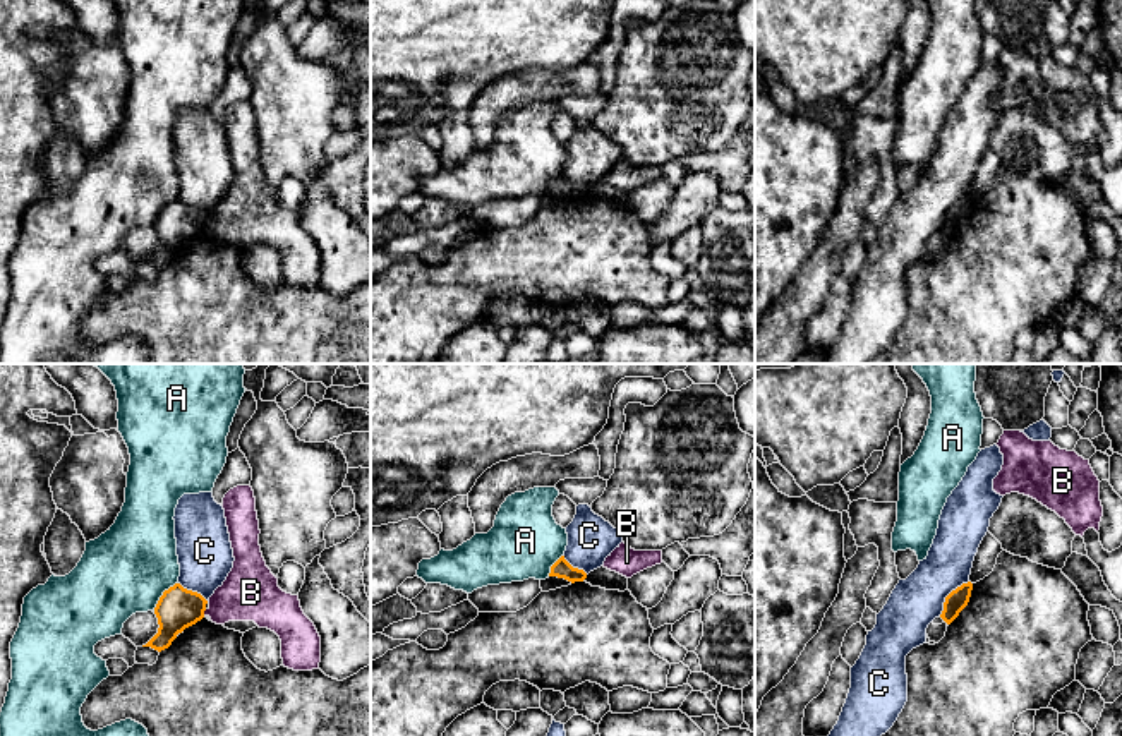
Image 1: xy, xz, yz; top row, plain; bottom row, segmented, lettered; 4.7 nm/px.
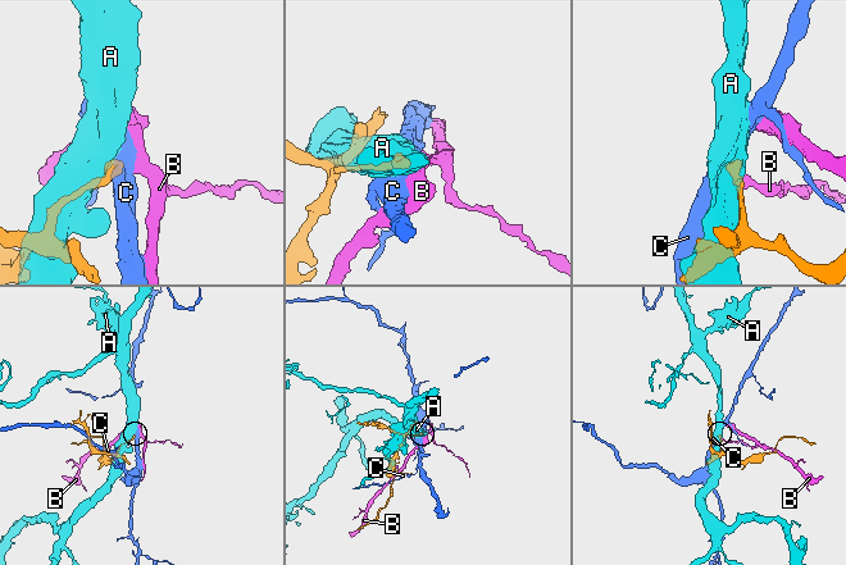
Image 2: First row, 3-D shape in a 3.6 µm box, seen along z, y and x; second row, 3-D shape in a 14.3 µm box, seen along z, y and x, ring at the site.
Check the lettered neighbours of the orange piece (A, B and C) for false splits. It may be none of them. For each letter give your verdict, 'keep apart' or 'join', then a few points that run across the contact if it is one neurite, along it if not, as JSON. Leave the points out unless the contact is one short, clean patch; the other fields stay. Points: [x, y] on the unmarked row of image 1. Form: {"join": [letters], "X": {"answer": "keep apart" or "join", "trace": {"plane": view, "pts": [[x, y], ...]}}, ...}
{"join": [], "A": {"answer": "keep apart"}, "B": {"answer": "keep apart", "trace": {"plane": "xy", "pts": [[206, 225], [203, 230]]}}, "C": {"answer": "keep apart", "trace": {"plane": "yz", "pts": [[968, 196], [946, 213], [944, 225], [939, 230]]}}}

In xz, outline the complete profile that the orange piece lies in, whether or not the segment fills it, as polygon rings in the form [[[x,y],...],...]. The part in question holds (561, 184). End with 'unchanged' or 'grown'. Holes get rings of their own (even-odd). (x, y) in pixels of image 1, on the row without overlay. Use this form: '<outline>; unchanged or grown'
[[[561,172],[552,182],[549,192],[564,194],[571,199],[583,197],[587,189],[583,185],[573,184],[564,172]]]; unchanged

